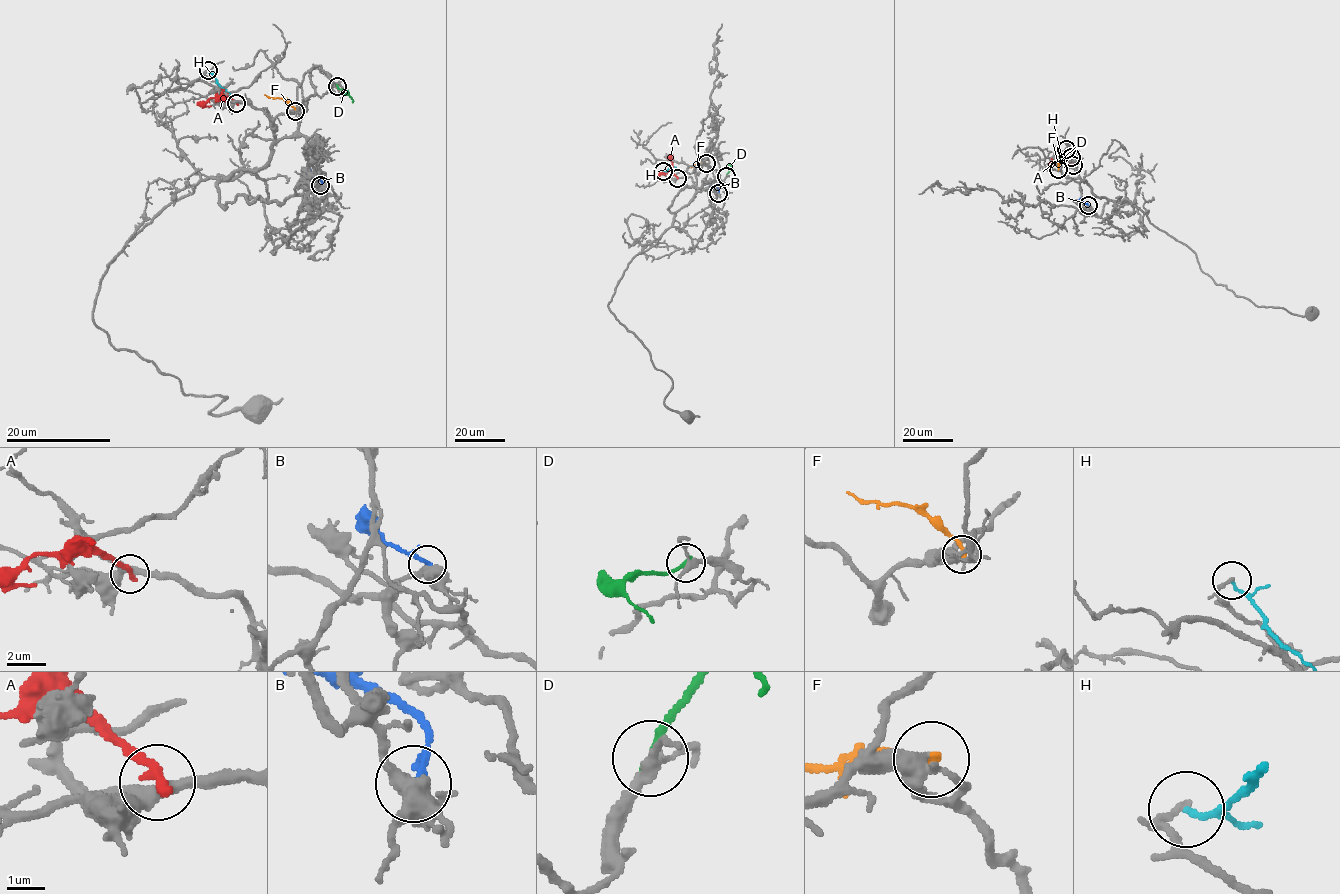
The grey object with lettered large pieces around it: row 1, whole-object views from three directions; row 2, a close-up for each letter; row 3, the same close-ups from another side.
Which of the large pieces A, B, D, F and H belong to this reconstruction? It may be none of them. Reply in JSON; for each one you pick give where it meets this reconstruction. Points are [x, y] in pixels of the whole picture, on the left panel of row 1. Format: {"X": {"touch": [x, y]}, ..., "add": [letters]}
{"add": []}

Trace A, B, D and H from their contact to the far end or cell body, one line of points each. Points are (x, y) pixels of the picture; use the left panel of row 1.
A: (236, 103), (224, 94), (225, 102)
B: (320, 185), (319, 180), (311, 176), (302, 177)
D: (337, 86), (344, 89), (352, 102)
H: (207, 69), (233, 95)

